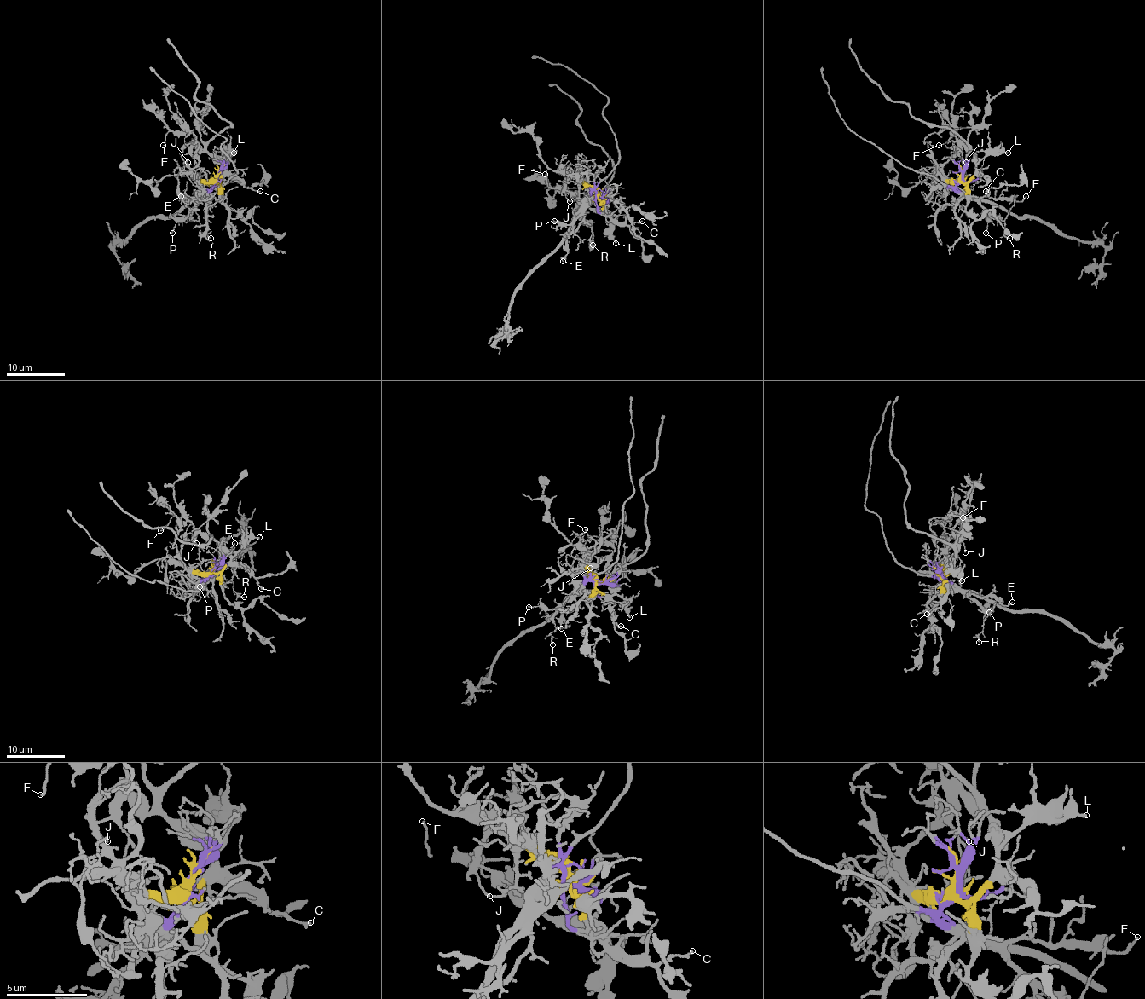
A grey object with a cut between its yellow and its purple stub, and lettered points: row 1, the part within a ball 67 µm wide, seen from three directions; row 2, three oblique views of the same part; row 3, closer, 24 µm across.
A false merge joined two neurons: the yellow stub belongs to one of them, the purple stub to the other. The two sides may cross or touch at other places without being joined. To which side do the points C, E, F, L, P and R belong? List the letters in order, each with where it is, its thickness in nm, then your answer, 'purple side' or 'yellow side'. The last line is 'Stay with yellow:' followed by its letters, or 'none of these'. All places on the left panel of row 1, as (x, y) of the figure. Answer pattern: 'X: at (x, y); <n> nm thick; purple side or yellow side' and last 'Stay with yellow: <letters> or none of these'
C: at (260, 191); 150 nm thick; yellow side
E: at (181, 196); 100 nm thick; purple side
F: at (163, 145); 100 nm thick; yellow side
L: at (234, 153); 200 nm thick; yellow side
P: at (172, 233); 100 nm thick; purple side
R: at (211, 238); 130 nm thick; purple side
Stay with yellow: C, F, L

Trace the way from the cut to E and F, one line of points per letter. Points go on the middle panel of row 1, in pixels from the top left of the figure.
E: (598, 195), (594, 191), (586, 204), (584, 220), (567, 239), (567, 255), (562, 261)
F: (598, 195), (607, 210), (588, 209), (575, 191), (551, 188), (545, 174)

